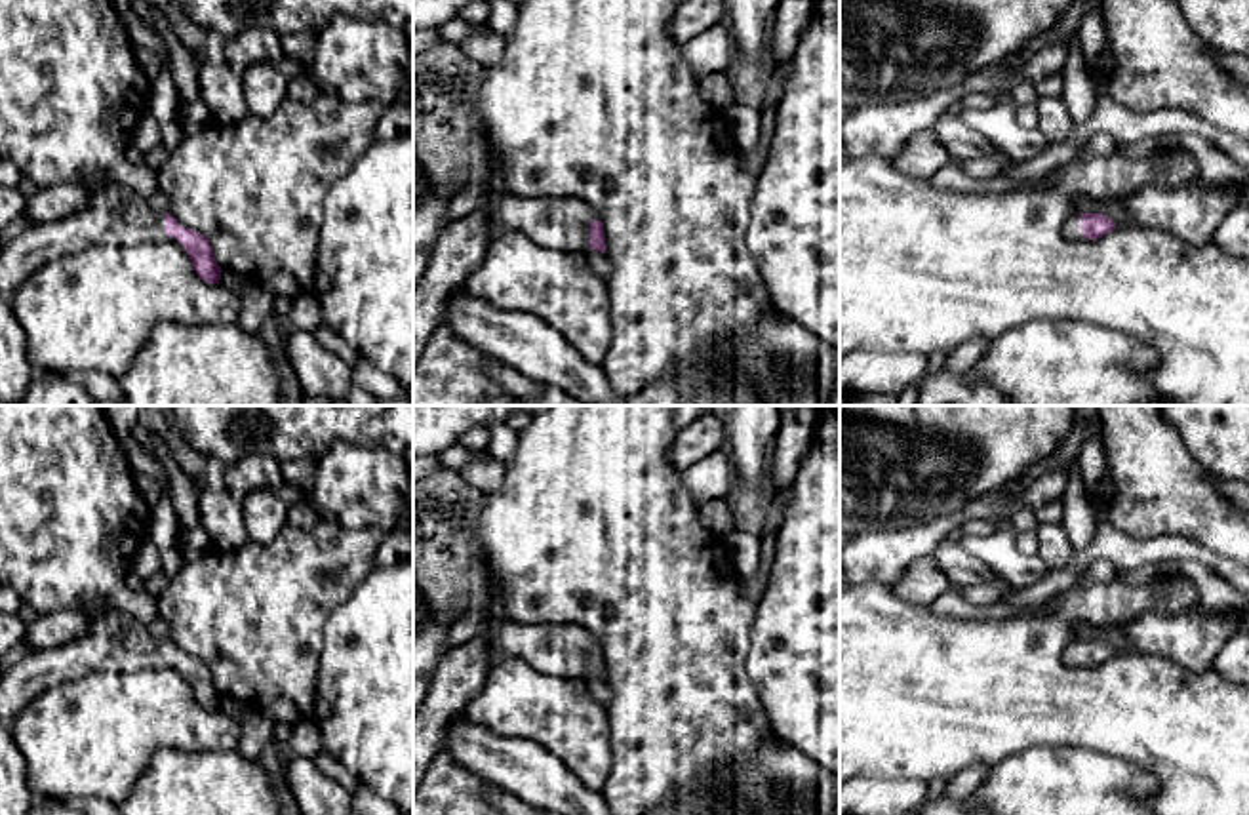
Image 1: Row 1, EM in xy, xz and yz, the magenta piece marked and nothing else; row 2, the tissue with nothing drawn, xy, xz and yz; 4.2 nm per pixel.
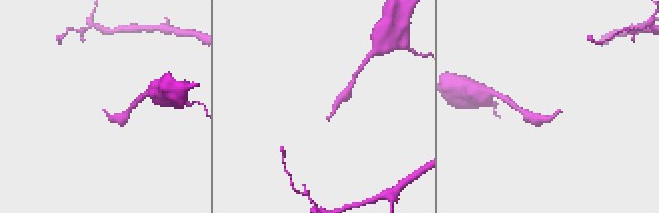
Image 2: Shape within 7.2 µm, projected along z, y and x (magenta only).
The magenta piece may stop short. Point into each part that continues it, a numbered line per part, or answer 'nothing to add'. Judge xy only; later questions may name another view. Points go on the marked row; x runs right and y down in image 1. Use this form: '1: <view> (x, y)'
1: xy (113, 216)

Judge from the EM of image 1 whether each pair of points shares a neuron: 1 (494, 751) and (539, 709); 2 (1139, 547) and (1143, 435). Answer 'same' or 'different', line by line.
1: different
2: different

